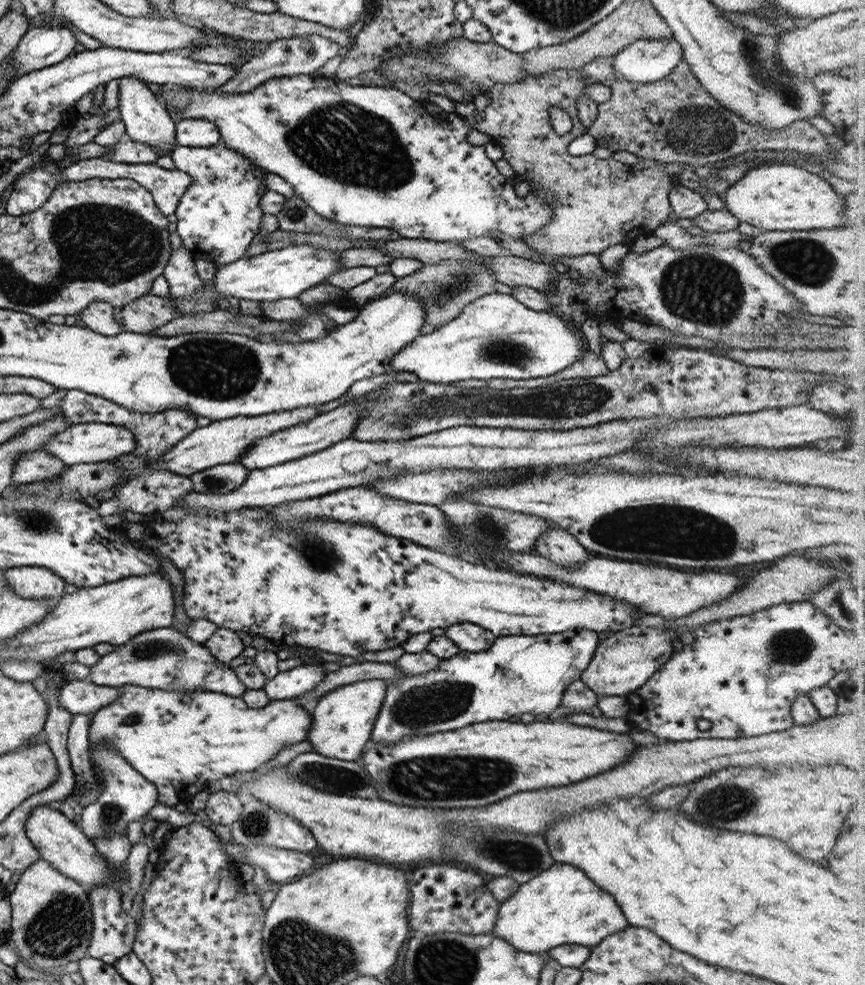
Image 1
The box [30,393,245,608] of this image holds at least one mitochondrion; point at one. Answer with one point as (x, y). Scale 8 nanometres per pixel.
(214, 480)

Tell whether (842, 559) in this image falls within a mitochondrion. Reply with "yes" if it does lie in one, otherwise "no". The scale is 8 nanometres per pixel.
yes

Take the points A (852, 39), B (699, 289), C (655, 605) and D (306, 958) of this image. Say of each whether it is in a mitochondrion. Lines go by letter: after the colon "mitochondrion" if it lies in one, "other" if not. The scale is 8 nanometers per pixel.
A: other
B: mitochondrion
C: other
D: mitochondrion

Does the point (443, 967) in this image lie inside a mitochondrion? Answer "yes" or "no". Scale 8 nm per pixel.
yes

